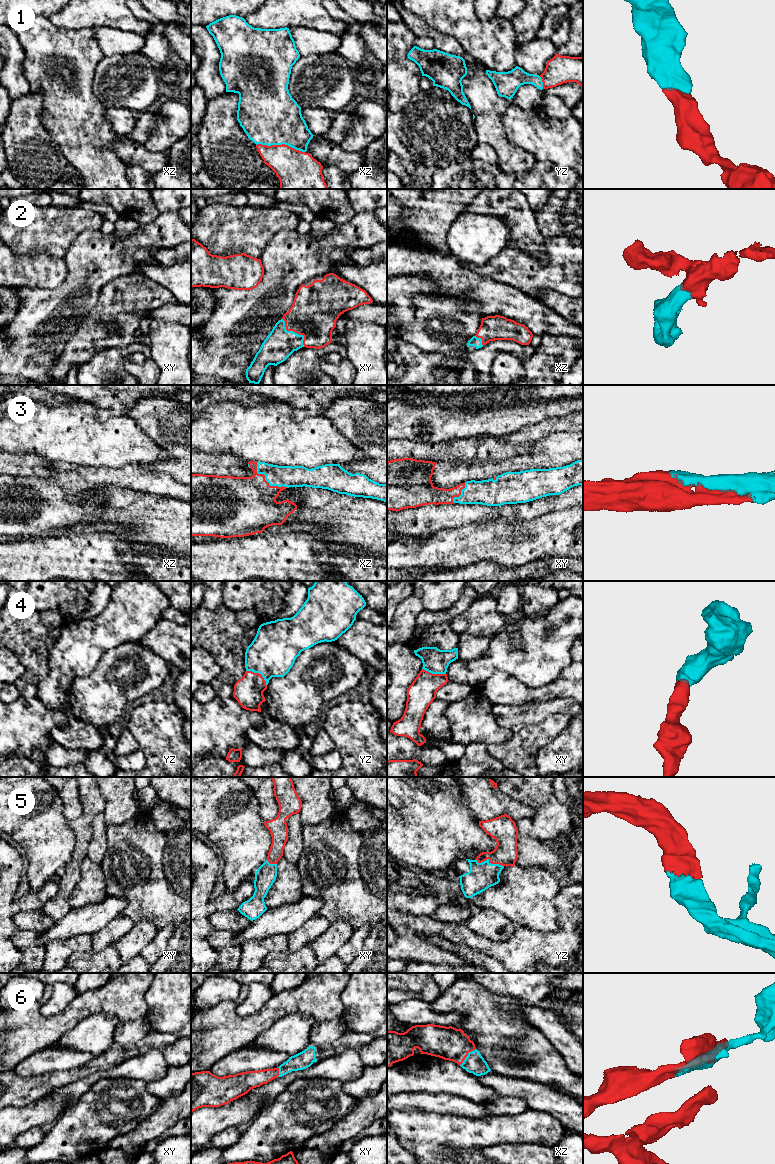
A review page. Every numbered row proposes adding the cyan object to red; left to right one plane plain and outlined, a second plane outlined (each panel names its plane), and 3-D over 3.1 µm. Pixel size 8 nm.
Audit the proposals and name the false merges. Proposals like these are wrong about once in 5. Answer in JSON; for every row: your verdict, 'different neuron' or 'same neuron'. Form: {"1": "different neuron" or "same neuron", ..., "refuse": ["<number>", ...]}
{"1": "same neuron", "2": "same neuron", "3": "same neuron", "4": "same neuron", "5": "same neuron", "6": "same neuron", "refuse": []}

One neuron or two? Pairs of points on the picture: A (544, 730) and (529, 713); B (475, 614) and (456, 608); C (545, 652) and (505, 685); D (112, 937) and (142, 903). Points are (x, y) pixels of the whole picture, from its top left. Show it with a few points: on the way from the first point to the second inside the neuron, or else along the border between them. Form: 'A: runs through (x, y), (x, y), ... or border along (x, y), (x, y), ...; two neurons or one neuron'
A: border along (560, 714), (515, 727); two neurons
B: border along (479, 595), (450, 622), (450, 627), (455, 632); two neurons
C: border along (492, 673), (502, 670), (536, 688); two neurons
D: border along (121, 914), (129, 917), (134, 922); two neurons

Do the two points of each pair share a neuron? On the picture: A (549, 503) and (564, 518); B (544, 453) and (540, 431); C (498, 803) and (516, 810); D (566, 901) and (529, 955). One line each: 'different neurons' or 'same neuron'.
A: different neurons
B: different neurons
C: same neuron
D: same neuron

